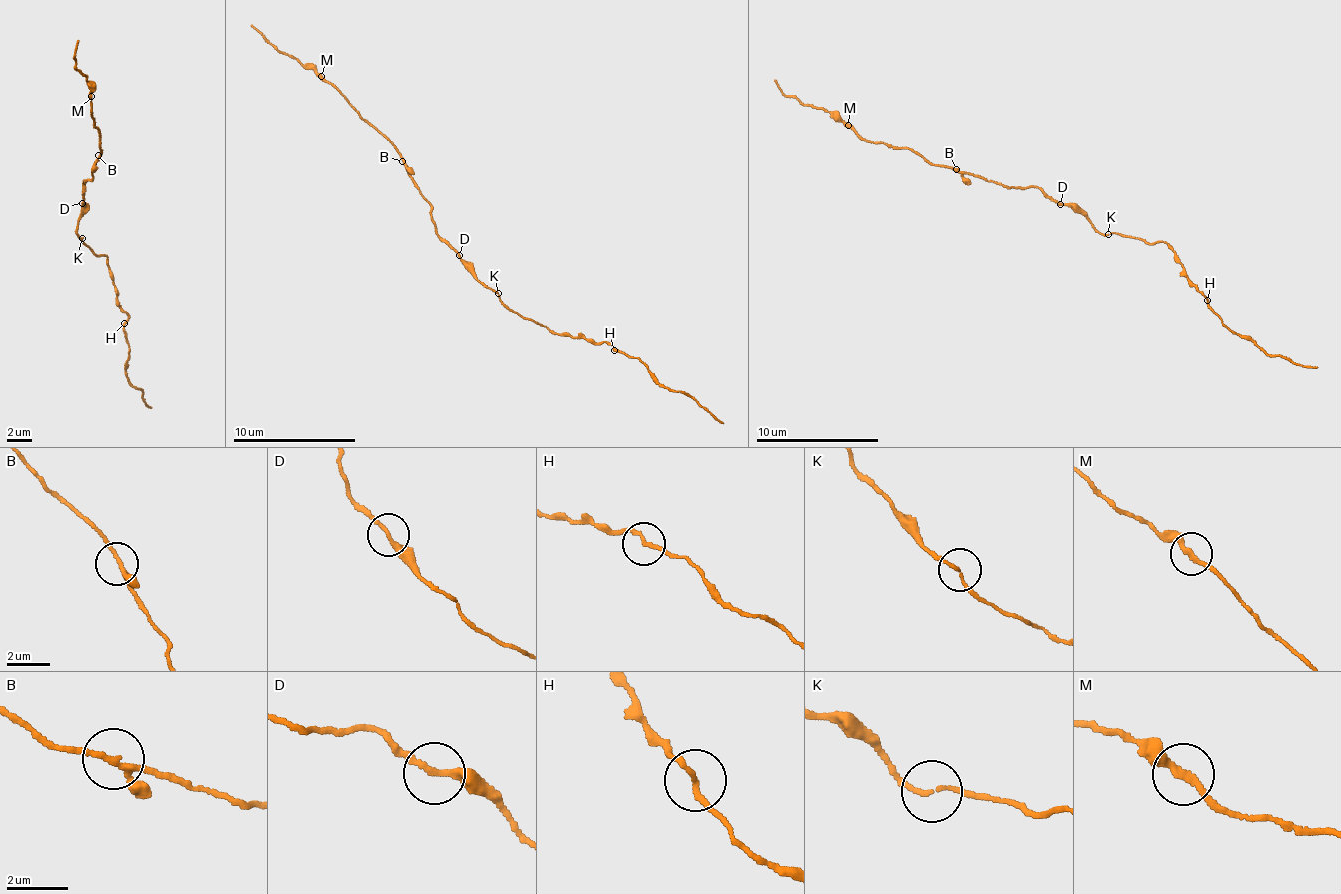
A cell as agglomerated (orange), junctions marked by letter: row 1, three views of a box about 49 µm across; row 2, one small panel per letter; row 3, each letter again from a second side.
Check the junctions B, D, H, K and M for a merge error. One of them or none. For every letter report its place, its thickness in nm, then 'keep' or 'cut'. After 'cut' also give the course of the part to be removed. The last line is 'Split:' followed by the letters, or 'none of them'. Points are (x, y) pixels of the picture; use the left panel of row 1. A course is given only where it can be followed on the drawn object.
B: place (98, 155); calibre 200 nm; keep
D: place (82, 203); calibre 200 nm; keep
H: place (124, 323); calibre 160 nm; keep
K: place (82, 238); calibre 120 nm; keep
M: place (91, 96); calibre 220 nm; keep
Split: none of them

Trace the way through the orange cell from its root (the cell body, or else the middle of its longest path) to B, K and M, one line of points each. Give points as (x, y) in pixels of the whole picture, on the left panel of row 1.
B: (84, 207), (82, 200), (86, 199), (82, 181), (94, 177), (92, 169), (96, 168), (98, 155)
K: (84, 207), (80, 207), (77, 225), (79, 239), (83, 239)
M: (84, 207), (82, 181), (94, 177), (92, 169), (103, 154), (91, 96)

